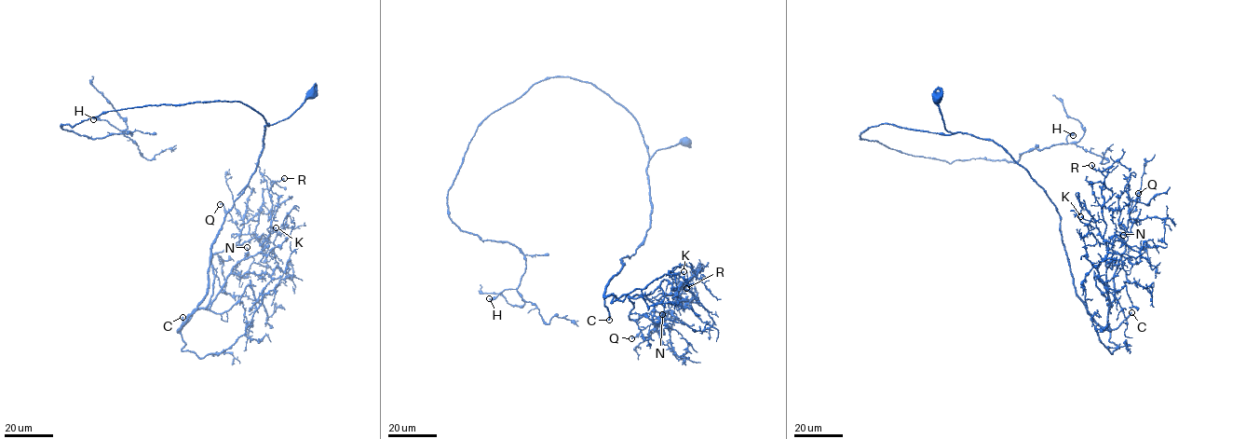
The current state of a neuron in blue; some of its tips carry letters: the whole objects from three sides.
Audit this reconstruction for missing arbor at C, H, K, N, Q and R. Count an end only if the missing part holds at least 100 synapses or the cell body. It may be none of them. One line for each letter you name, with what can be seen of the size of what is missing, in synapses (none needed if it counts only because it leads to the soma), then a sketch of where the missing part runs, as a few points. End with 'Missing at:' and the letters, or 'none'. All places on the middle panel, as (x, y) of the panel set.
C: 250 syn | (609, 320), (612, 354), (615, 365), (617, 364), (601, 395)
Missing at: C

